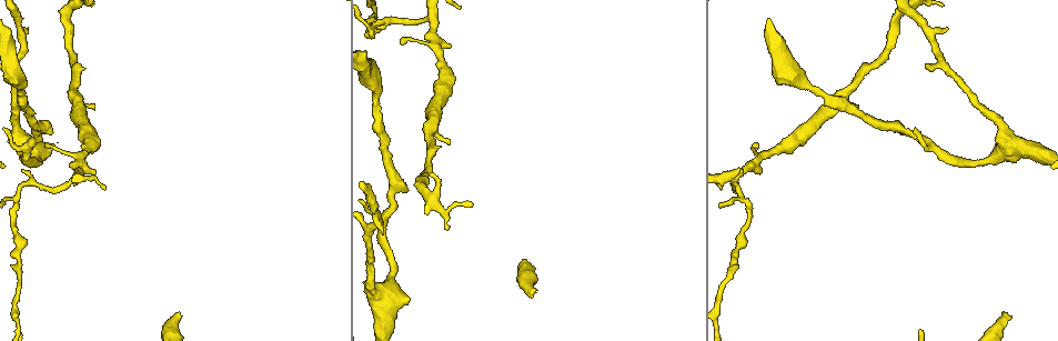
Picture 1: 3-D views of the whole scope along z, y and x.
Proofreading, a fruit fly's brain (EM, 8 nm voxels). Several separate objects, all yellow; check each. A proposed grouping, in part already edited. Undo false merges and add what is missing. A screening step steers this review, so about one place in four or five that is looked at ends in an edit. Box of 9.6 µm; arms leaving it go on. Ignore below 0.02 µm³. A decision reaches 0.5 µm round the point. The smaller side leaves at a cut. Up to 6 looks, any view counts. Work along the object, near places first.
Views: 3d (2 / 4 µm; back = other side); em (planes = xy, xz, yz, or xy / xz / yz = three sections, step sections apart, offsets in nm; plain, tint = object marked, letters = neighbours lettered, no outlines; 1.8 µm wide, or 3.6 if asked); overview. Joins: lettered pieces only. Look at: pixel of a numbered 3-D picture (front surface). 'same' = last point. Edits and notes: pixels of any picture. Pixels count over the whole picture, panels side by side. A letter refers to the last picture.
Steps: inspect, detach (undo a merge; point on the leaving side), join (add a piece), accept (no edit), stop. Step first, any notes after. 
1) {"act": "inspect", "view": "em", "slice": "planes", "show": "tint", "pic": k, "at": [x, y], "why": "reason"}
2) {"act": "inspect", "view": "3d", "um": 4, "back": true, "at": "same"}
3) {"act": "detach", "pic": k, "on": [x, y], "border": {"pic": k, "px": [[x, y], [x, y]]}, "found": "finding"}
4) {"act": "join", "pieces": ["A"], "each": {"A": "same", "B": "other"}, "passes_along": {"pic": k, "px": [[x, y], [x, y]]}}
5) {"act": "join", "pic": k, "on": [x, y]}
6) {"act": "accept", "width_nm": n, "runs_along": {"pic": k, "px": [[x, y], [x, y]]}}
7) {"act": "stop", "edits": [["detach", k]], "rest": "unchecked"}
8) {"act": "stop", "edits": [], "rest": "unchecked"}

{"act": "inspect", "view": "em", "slice": "xz", "step": 16, "show": "letters", "pic": 1, "at": [449, 143], "why": "thick end"}

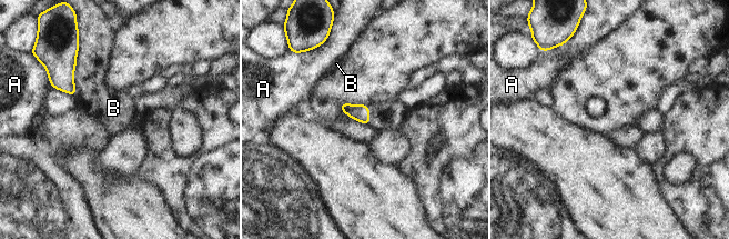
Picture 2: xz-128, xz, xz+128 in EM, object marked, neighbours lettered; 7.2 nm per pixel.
{"act": "inspect", "view": "em", "slice": "planes", "show": "letters", "at": "same"}

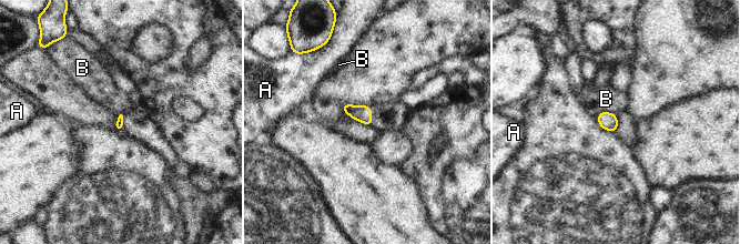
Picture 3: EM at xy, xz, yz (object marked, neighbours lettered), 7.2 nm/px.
{"act": "accept", "each": {"A": "other", "B": "other"}, "border": {"pic": 3, "px": [[615, 113], [600, 112], [596, 117]]}, "found": "no lettered piece goes on from it"}

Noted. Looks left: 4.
{"act": "inspect", "view": "3d", "um": 2, "back": true, "pic": 1, "at": [946, 27], "why": "an open end"}

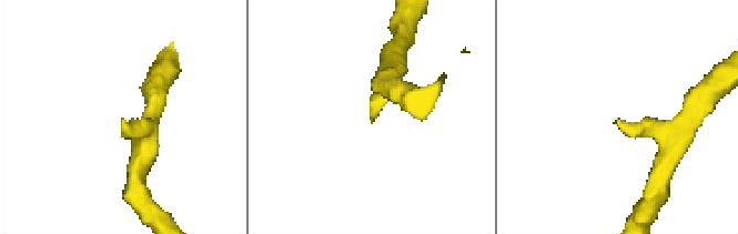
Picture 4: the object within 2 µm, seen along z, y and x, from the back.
{"act": "inspect", "view": "em", "slice": "planes", "show": "letters", "pic": 4, "at": [371, 120], "why": "shape alone is not enough"}

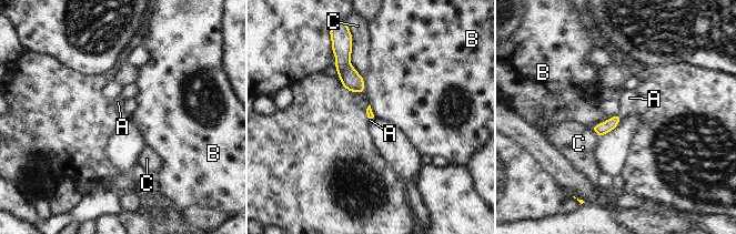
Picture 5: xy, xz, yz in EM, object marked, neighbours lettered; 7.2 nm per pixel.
{"act": "join", "pieces": ["A"], "each": {"A": "same", "B": "other", "C": "other"}, "passes_along": {"pic": 5, "px": [[602, 129], [619, 120], [629, 98]]}, "found": "it goes on there"}

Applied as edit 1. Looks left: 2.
{"act": "inspect", "view": "em", "um": 3.6, "slice": "planes", "show": "plain", "pic": 1, "at": [739, 191], "why": "sharp bend"}

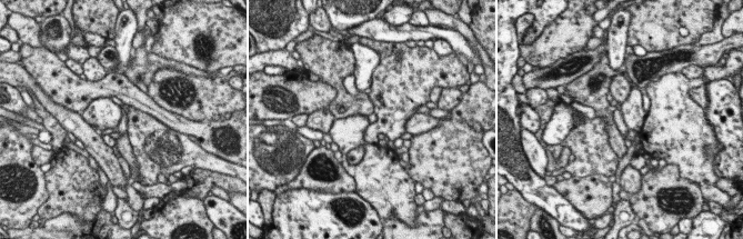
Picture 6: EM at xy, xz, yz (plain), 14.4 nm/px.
{"act": "inspect", "view": "em", "um": 3.6, "slice": "planes", "show": "letters", "at": "same"}

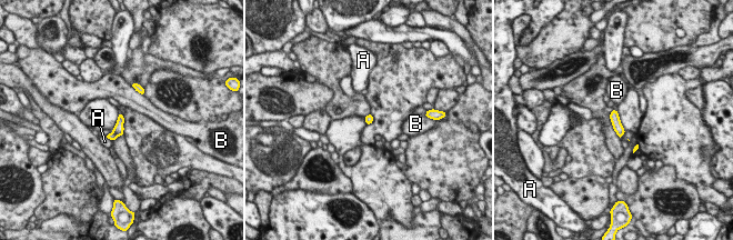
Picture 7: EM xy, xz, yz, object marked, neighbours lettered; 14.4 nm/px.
{"act": "accept", "width_nm": 130, "longest_contact_nm": ["B", 260], "each": {"A": "other", "B": "other"}, "found": "one cell here"}

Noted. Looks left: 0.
{"act": "stop", "edits": [["join", 5]], "rest": "unchecked"}

